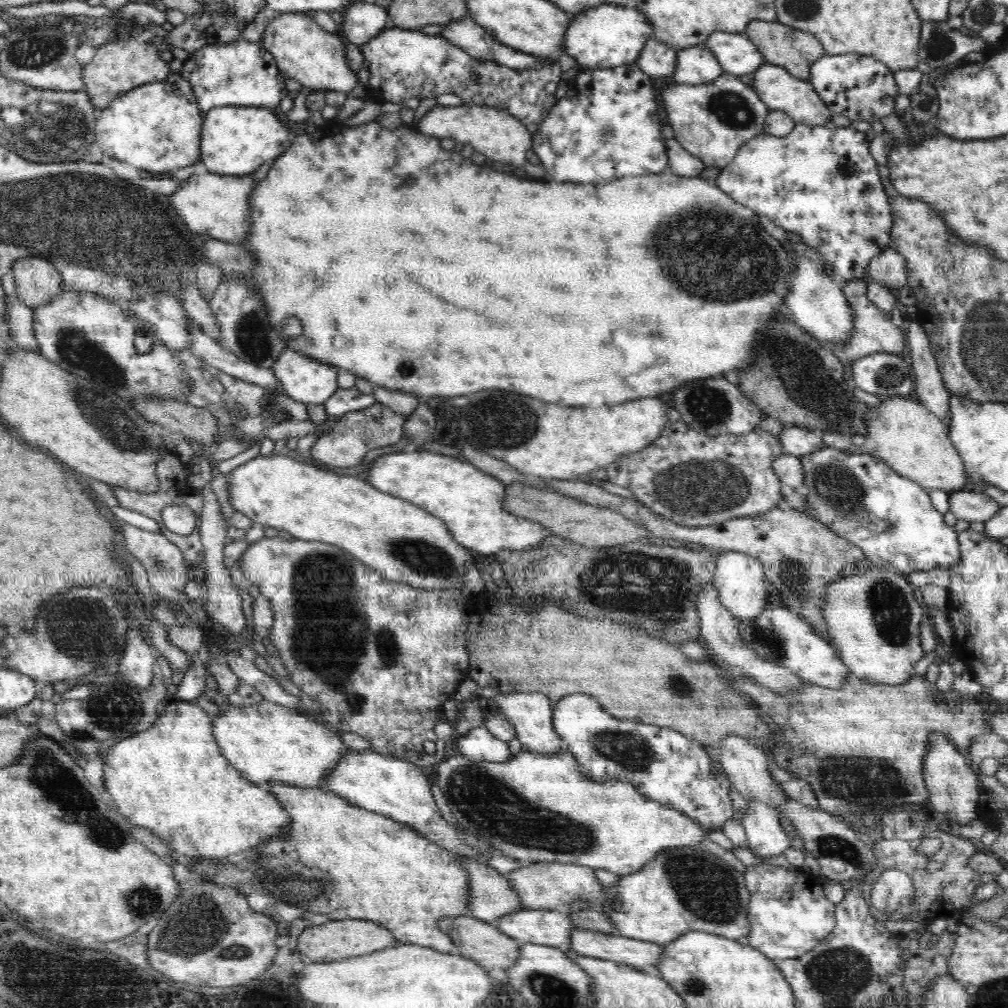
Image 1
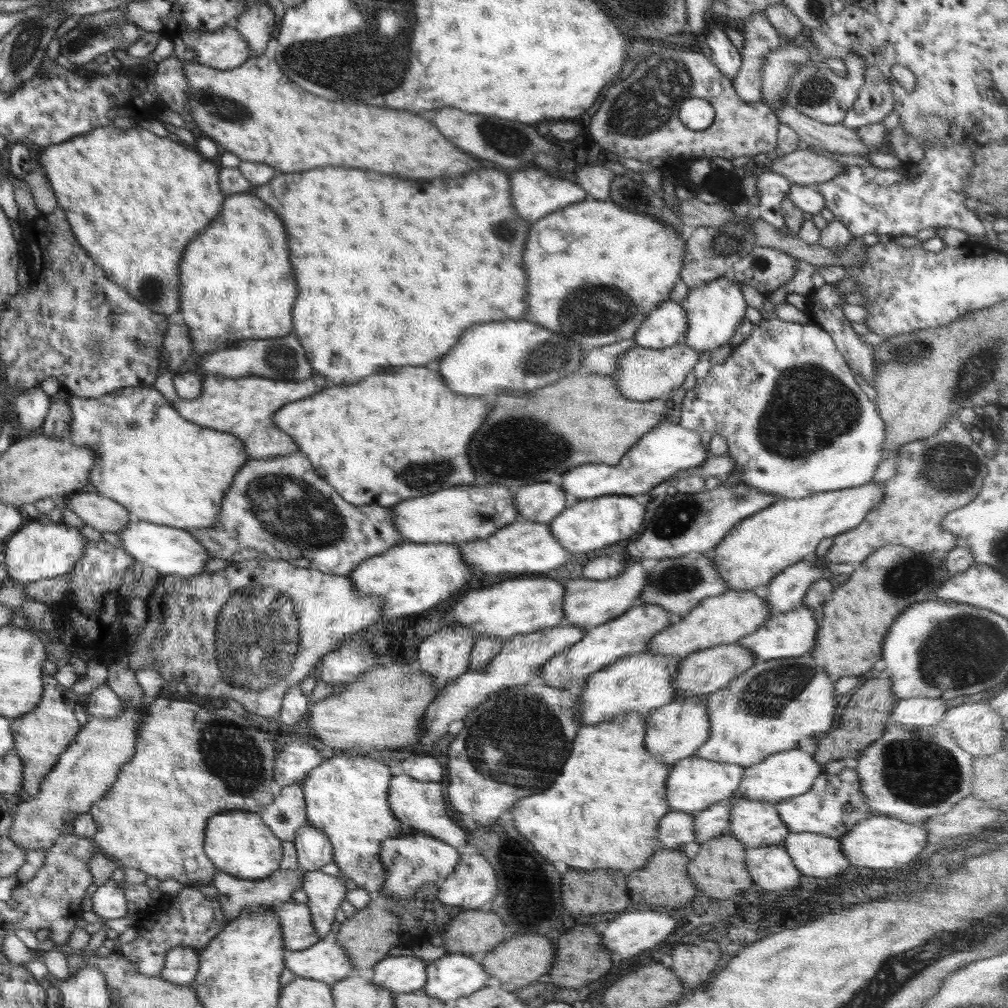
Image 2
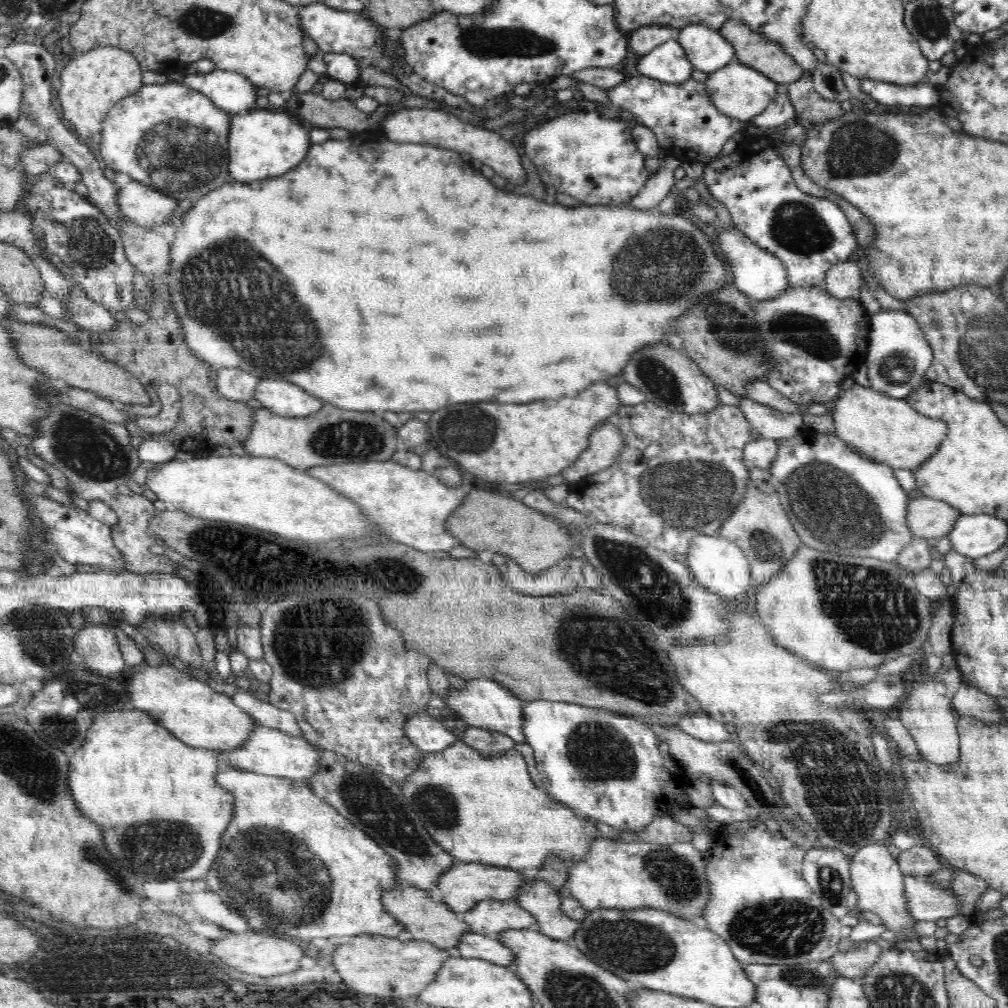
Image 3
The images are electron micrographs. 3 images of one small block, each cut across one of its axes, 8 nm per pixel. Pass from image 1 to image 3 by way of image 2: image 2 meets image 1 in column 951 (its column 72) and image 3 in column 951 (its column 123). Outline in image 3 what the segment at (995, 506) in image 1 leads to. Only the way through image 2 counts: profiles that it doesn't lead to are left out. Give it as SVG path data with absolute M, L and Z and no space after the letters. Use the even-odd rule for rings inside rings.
M916 497L910 502L907 524L915 538L940 538L947 535L958 522L962 513L943 500Z

